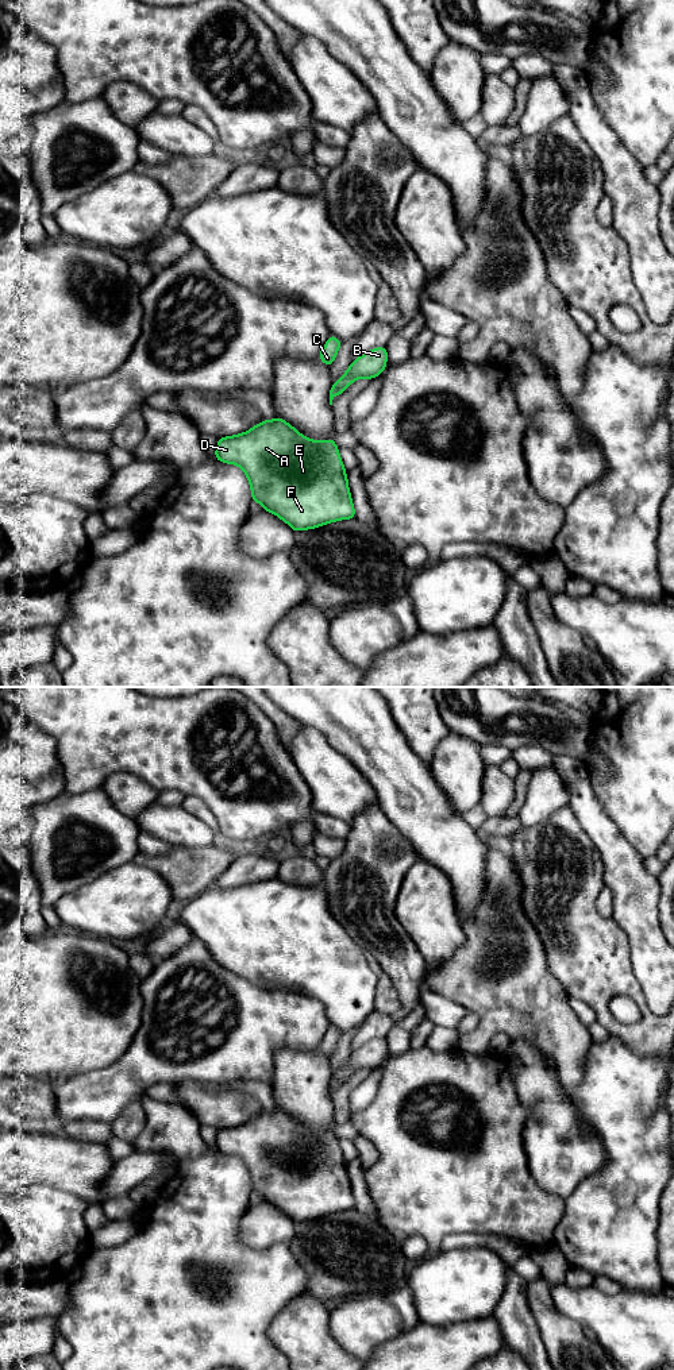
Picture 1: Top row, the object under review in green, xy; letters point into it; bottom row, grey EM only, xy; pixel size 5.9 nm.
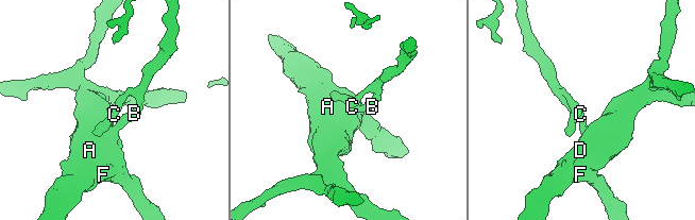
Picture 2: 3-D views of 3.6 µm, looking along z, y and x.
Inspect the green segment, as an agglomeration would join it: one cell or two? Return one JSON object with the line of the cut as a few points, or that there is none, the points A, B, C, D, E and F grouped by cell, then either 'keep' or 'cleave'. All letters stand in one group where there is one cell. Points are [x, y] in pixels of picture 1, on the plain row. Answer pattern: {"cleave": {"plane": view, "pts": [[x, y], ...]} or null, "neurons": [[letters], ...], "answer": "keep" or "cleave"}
{"cleave": null, "neurons": [["A", "B", "C", "D", "E", "F"]], "answer": "keep"}

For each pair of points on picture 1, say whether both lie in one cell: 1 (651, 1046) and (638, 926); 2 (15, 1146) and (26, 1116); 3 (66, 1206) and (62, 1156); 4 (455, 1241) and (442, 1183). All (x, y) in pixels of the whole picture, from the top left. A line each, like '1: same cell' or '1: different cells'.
1: different cells
2: different cells
3: different cells
4: different cells

